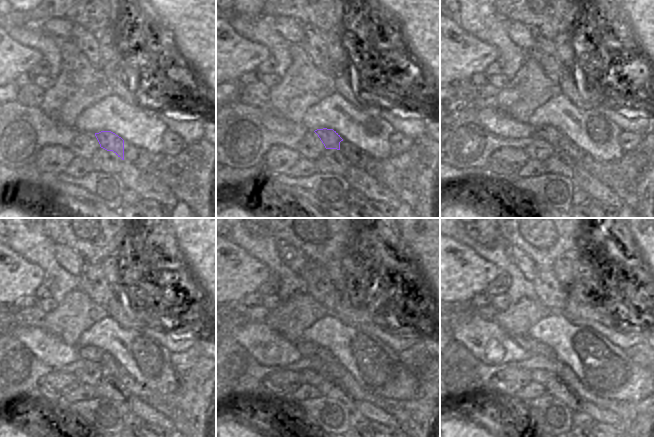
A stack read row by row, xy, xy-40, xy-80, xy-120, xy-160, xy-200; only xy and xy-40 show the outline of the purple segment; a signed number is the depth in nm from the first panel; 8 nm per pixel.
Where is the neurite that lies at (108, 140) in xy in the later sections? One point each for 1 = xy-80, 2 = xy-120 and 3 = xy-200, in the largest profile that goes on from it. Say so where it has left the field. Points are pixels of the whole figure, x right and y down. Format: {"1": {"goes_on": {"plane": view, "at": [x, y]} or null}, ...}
{"1": {"goes_on": {"plane": "xy-80", "at": [549, 133]}}, "2": {"goes_on": {"plane": "xy-120", "at": [94, 354]}}, "3": {"goes_on": {"plane": "xy-200", "at": [535, 347]}}}

